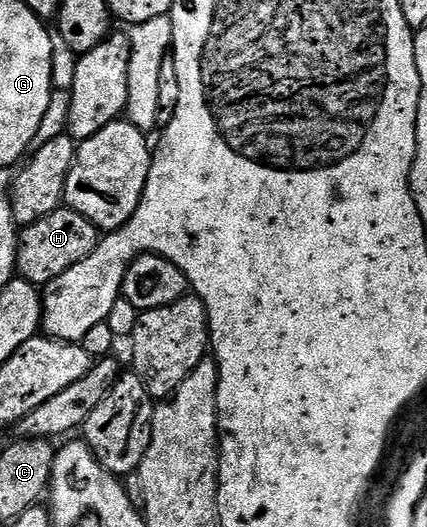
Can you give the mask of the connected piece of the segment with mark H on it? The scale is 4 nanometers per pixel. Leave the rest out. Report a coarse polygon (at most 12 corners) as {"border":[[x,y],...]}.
{"border":[[68,208],[20,231],[16,273],[43,288],[102,231]]}

